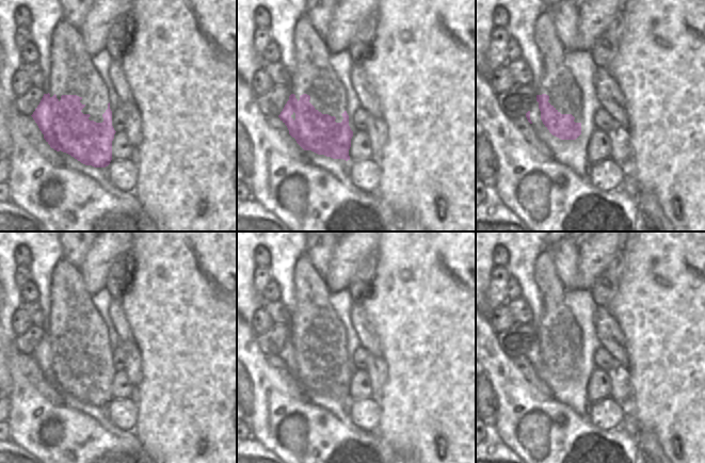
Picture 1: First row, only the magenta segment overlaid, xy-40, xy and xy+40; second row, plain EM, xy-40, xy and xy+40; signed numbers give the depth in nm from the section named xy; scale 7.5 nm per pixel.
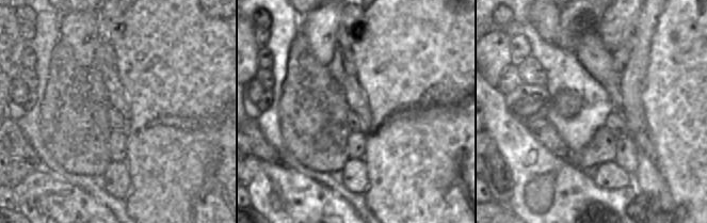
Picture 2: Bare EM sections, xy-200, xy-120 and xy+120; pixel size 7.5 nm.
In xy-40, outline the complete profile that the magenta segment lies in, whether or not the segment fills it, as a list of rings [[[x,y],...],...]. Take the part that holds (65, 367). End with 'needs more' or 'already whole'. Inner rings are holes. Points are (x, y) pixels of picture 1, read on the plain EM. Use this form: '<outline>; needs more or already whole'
[[[44,333],[39,344],[31,354],[44,373],[44,378],[57,390],[63,390],[85,404],[94,406],[106,406],[112,399],[112,380],[115,369],[112,365],[112,350],[110,341],[102,353],[103,361],[90,360],[90,353],[83,353],[81,349],[85,346],[77,334],[62,334],[61,338],[54,333]]]; already whole

